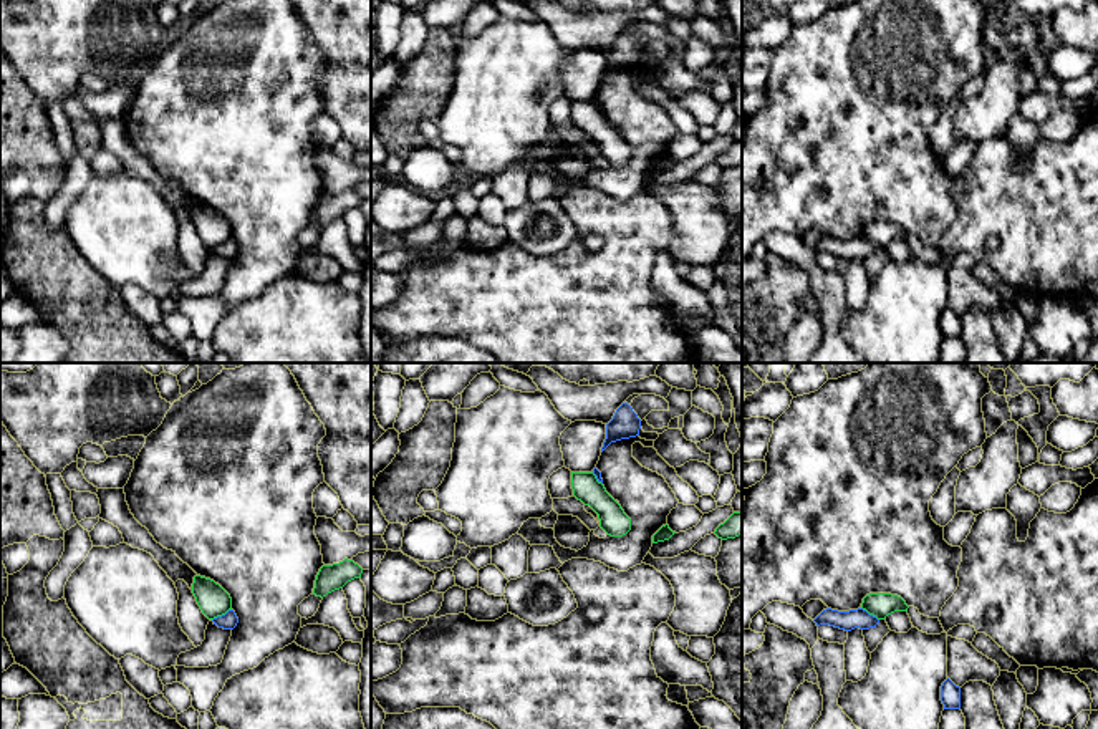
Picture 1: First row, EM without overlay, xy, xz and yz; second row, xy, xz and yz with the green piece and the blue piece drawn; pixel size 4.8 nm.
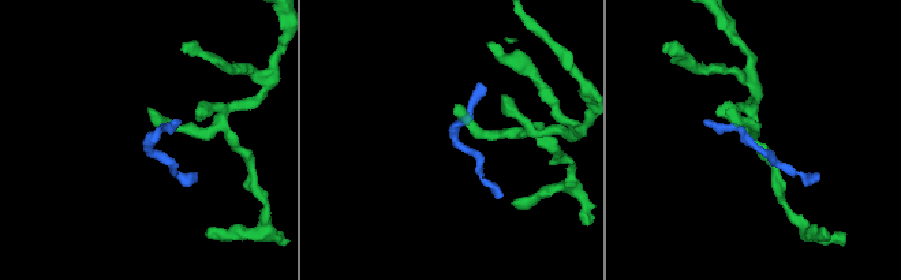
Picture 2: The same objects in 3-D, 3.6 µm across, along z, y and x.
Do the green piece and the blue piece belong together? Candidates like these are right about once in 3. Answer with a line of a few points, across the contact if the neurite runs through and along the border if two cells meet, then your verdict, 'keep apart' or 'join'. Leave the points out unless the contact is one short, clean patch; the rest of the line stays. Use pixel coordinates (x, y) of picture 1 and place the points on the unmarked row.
line xy (231, 237), (212, 249); keep apart

